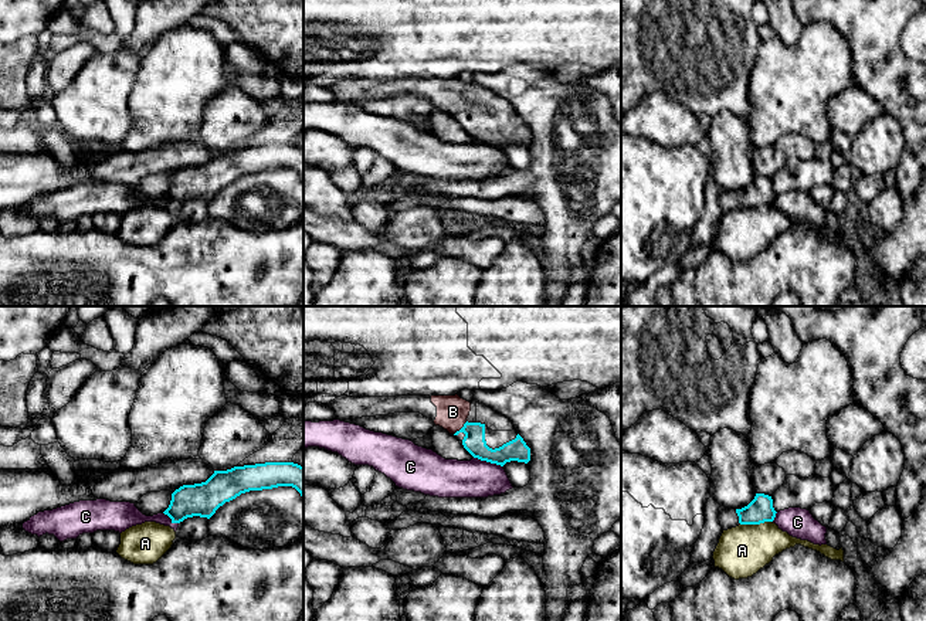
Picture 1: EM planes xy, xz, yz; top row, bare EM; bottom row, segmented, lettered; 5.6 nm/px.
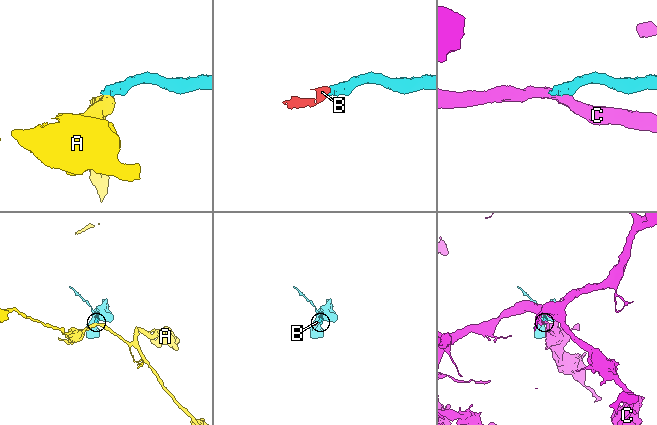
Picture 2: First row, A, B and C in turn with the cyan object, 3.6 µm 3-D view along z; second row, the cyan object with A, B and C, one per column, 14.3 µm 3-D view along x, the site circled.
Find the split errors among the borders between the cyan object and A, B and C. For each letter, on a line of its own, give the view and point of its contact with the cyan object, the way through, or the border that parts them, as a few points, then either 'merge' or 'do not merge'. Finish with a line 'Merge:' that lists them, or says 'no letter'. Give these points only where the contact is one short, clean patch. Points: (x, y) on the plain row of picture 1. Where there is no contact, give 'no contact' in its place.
A: contact yz (756, 206); border yz (772, 203), (740, 207); do not merge
B: contact xz (461, 111); way xz (474, 124), (461, 111), (453, 101), (453, 94); merge
C: contact xz (488, 143); border xz (474, 139), (502, 149); do not merge
Merge: B

